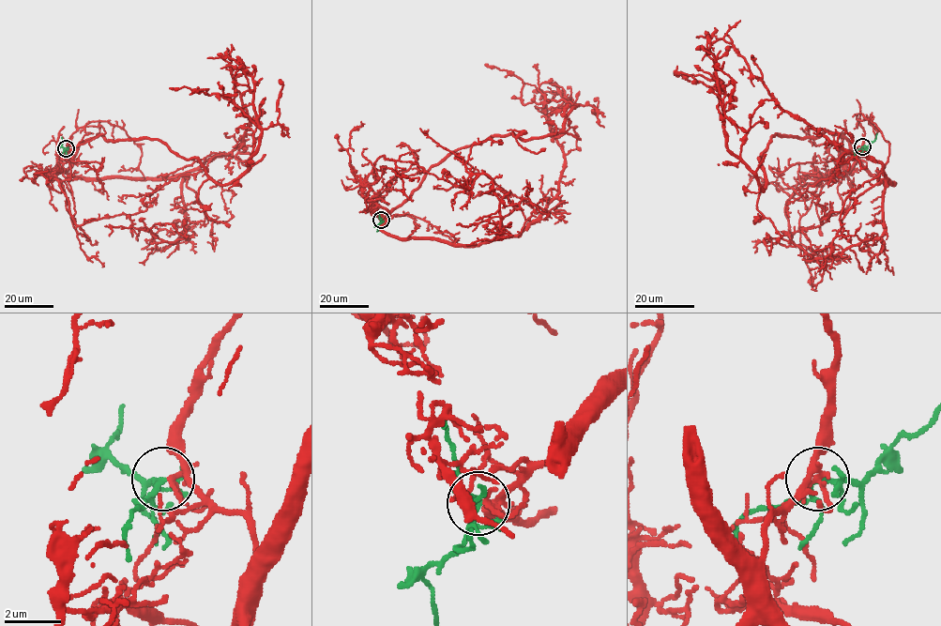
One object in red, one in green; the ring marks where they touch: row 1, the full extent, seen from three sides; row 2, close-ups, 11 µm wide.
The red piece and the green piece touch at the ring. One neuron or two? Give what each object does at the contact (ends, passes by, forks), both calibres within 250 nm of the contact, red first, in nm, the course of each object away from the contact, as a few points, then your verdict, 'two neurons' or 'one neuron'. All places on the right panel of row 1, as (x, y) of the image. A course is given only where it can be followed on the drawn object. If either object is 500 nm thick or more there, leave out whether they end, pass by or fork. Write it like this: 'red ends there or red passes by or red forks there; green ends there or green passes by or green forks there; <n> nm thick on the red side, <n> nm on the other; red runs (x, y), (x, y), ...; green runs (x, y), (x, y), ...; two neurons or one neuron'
red forks there; green forks there; 130 nm thick on the red side, 150 nm on the other; red runs (862, 146), (856, 155), (827, 130), (774, 134), (759, 159), (762, 190), (728, 148), (723, 82), (675, 73); green runs (862, 146), (867, 146), (876, 133); one neuron

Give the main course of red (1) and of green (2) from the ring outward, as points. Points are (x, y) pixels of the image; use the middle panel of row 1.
1: (381, 220), (450, 154), (494, 136), (558, 133), (576, 105), (523, 104), (523, 81), (485, 64)
2: (381, 220), (376, 231)

